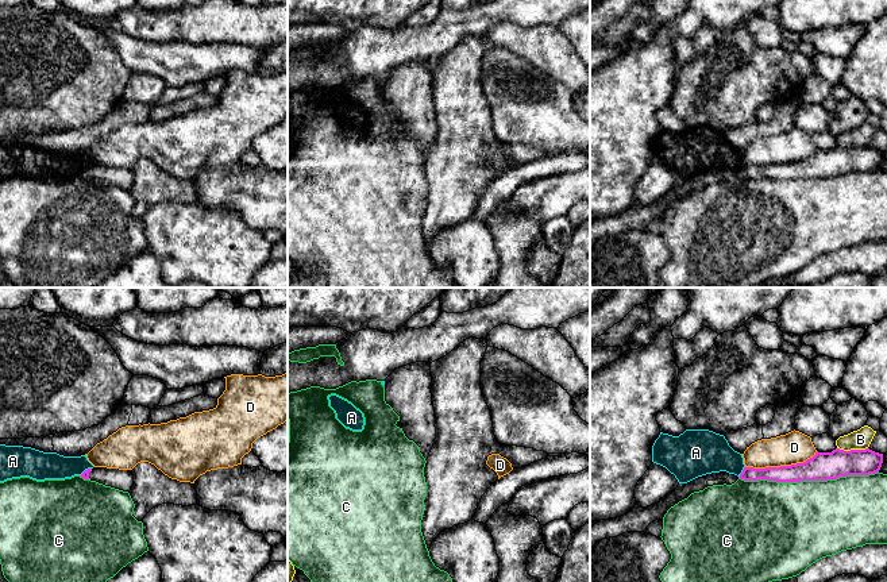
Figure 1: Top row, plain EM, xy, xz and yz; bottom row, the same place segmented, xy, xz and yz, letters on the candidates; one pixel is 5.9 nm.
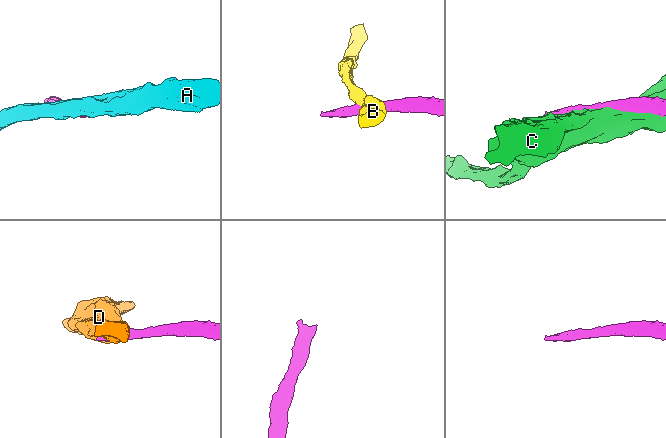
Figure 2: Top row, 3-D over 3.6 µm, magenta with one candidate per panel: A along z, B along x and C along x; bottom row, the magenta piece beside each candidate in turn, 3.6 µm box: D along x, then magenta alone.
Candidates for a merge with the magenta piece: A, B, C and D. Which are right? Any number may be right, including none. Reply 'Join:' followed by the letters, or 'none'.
Join: none

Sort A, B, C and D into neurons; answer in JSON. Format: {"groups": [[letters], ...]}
{"groups": [["A"], ["B"], ["C"], ["D"]]}

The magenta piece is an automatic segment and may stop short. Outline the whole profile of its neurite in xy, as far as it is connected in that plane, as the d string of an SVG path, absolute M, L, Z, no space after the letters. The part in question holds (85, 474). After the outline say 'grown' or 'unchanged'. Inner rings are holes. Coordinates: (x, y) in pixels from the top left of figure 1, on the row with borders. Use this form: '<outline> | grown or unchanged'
M93 467L85 470L80 477L123 492L130 492L134 486L132 470Z | grown

